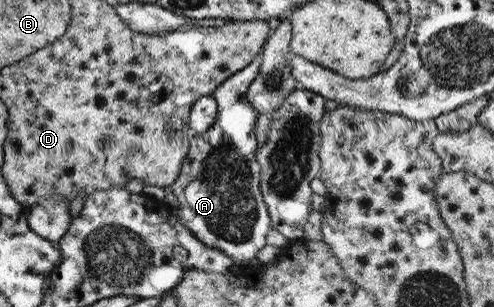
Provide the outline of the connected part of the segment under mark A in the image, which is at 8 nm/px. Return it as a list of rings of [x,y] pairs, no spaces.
[[[258,59],[252,60],[250,64],[225,79],[211,91],[217,115],[204,133],[191,132],[188,151],[182,159],[180,173],[170,186],[178,203],[175,212],[178,223],[188,228],[188,231],[191,231],[192,235],[206,247],[222,251],[231,260],[239,261],[253,259],[258,250],[265,246],[266,235],[271,229],[268,212],[259,190],[260,167],[255,159],[259,143],[253,131],[258,113],[246,99],[246,90],[256,77],[258,67]]]

